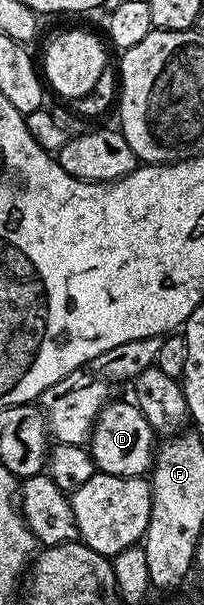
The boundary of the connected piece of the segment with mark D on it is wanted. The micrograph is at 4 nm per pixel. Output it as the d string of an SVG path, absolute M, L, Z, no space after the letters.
M111 401L97 417L91 431L89 450L96 468L102 474L137 479L146 476L154 464L157 436L149 421L145 421L145 413L141 413L141 409L134 402Z

